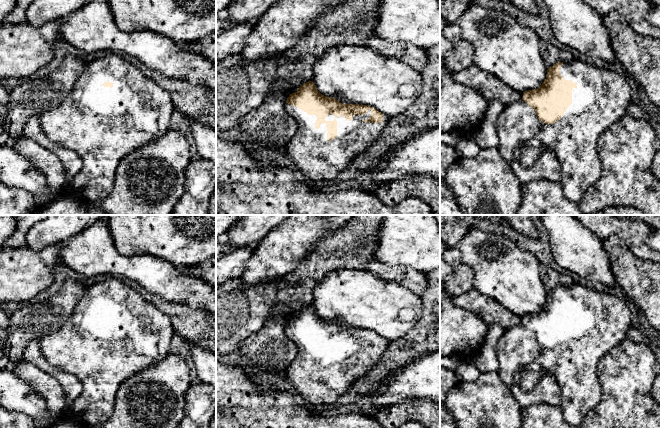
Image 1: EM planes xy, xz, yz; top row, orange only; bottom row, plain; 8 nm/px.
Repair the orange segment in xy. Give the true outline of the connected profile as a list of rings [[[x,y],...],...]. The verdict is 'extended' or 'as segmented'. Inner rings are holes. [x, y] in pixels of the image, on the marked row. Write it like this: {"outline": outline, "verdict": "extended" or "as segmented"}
{"outline": [[[107,53],[89,62],[63,102],[39,118],[42,131],[50,141],[73,150],[82,160],[82,168],[73,178],[71,192],[84,201],[96,202],[104,200],[112,191],[118,164],[126,155],[158,139],[169,130],[174,111],[170,94],[156,81],[145,76],[123,55]]], "verdict": "extended"}

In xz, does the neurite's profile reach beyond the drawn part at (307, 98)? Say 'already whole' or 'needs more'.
needs more

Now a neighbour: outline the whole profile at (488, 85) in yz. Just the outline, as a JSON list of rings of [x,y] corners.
[[[476,64],[453,73],[455,82],[473,88],[480,93],[490,104],[493,100],[499,100],[504,106],[508,106],[523,98],[523,93],[512,90],[493,74],[487,73]]]

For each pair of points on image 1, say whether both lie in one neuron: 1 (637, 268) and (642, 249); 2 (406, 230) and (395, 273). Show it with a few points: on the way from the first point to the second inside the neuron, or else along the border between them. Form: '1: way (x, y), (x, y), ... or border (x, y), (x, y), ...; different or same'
1: border (624, 242), (636, 256), (649, 260); different
2: border (376, 259), (389, 264), (408, 266), (420, 271); different

